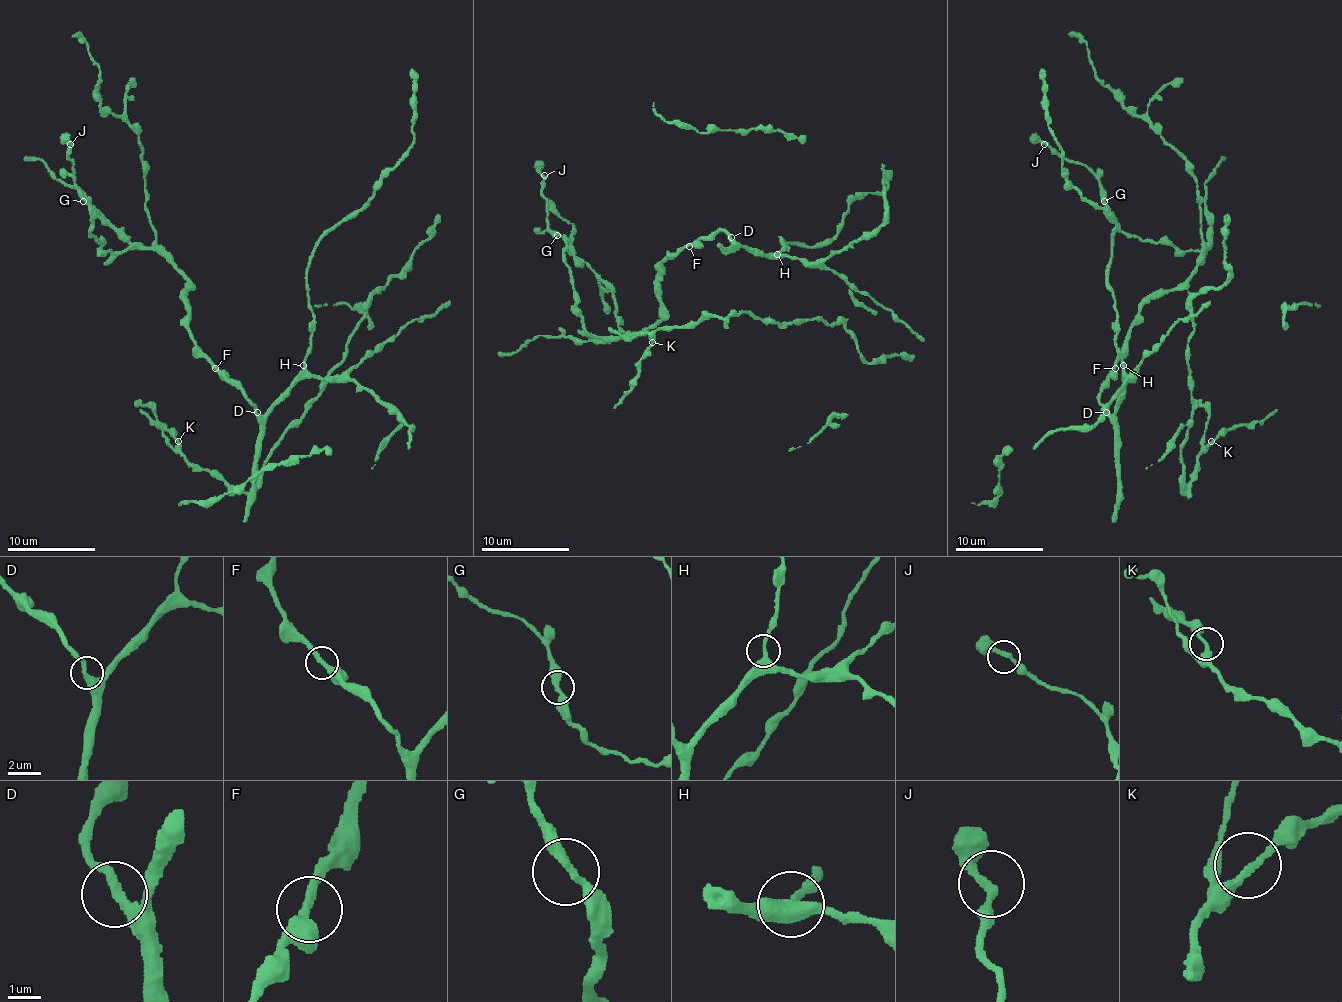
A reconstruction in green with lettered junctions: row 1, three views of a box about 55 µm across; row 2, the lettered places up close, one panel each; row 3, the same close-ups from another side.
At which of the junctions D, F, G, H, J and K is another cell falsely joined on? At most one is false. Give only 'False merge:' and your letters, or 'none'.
False merge: none

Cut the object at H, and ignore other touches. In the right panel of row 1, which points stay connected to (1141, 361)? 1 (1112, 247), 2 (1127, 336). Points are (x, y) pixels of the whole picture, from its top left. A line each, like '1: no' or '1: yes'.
1: no
2: yes

